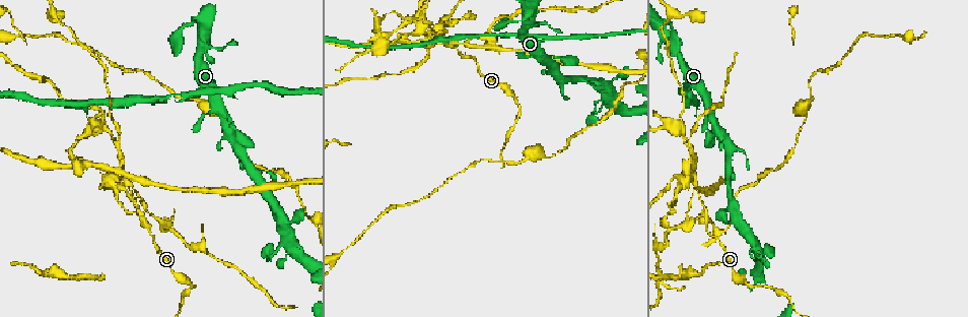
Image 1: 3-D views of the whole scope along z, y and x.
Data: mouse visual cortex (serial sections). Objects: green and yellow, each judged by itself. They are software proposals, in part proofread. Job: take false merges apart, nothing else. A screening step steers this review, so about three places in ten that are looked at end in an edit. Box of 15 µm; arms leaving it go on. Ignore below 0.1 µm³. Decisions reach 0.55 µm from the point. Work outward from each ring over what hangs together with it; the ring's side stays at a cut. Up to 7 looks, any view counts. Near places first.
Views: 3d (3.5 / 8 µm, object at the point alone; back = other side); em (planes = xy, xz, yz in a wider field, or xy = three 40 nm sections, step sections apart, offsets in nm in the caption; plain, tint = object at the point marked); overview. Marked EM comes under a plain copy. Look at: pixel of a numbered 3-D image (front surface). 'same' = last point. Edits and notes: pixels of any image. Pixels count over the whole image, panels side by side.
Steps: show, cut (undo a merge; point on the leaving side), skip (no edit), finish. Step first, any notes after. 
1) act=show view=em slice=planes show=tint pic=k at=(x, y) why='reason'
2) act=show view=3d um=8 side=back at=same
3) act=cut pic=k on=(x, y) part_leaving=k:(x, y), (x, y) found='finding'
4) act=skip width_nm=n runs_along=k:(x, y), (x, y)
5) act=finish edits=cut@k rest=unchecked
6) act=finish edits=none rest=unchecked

act=show view=3d um=3.5 pic=1 at=(771, 288) why='sudden change in width'

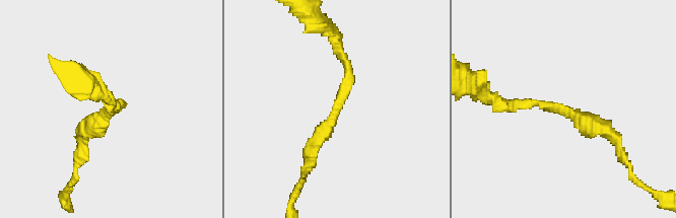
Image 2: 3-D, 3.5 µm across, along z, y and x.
act=show view=em slice=xy step=5 show=tint pic=2 at=(565, 107) arm_widths_nm=150,250

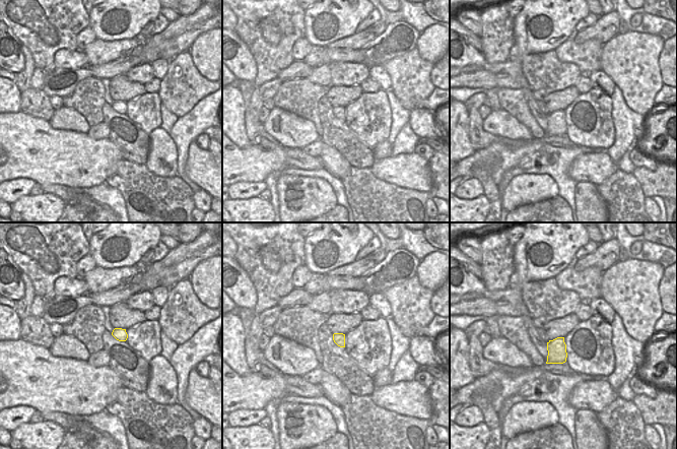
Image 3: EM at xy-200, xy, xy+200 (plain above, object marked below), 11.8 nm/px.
act=skip width_nm=140 runs_along=2:(506, 105), (566, 108), (616, 140) found='one cell here'

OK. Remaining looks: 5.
act=show view=3d um=3.5 pic=1 at=(270, 258) why='abrupt turn'

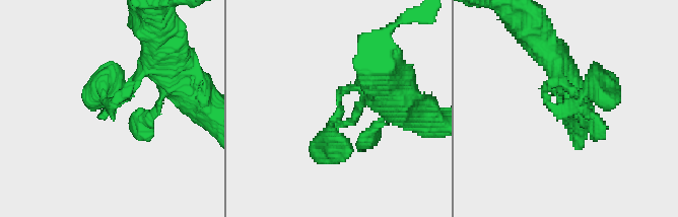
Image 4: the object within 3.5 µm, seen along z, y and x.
act=show view=em slice=planes show=tint pic=4 at=(582, 100) why='now the EM'

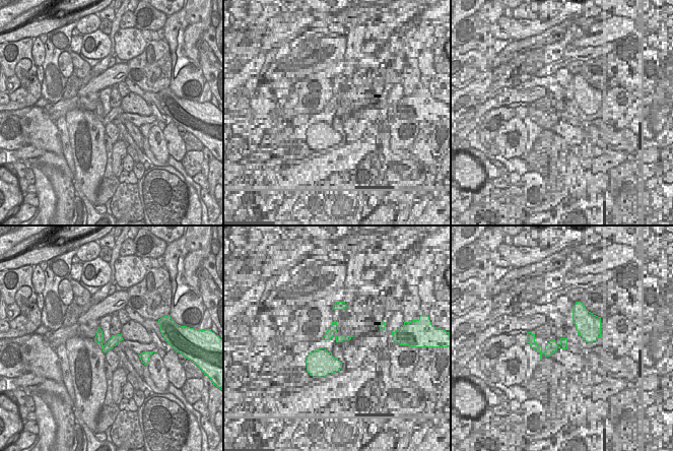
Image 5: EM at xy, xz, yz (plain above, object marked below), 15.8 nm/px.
act=skip runs_along=4:(165, 56), (90, 102) found='all the same cell'

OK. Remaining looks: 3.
act=show view=3d um=3.5 pic=1 at=(148, 230) why='thin neck'

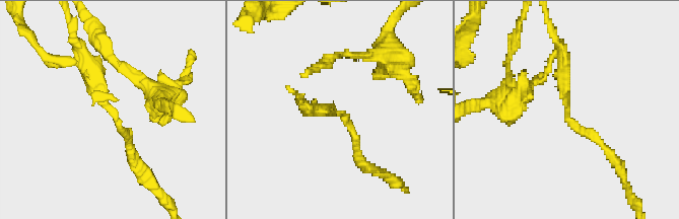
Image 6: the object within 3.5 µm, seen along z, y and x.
act=show view=em slice=xy step=1 show=tint pic=6 at=(340, 113) arm_widths_nm=150,250

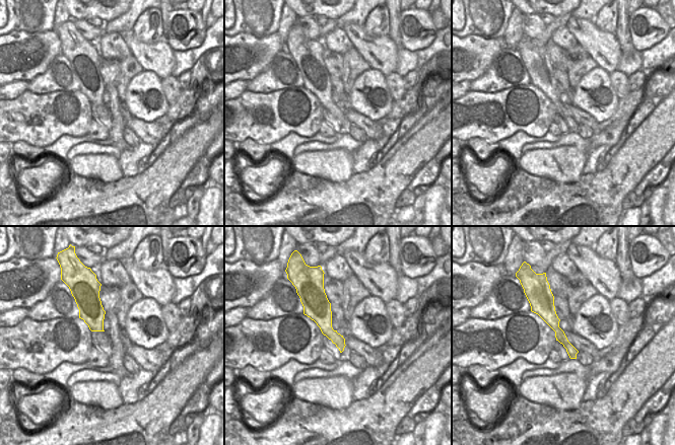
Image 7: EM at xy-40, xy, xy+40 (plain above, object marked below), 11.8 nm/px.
act=skip found='continuous, no second cell'

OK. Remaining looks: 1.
act=finish edits=none rest=unchecked

